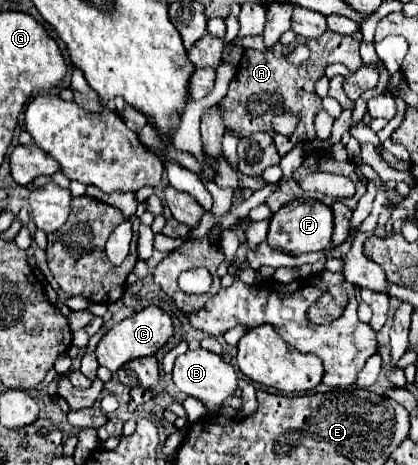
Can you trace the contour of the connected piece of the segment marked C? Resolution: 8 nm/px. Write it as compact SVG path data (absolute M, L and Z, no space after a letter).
M147 305L139 311L135 311L131 317L117 323L115 327L111 327L107 331L107 335L101 337L101 341L97 343L95 355L97 355L97 361L101 367L107 367L115 373L127 361L133 361L137 357L155 355L167 343L167 339L171 335L173 335L173 319L167 313L163 313L157 305Z

